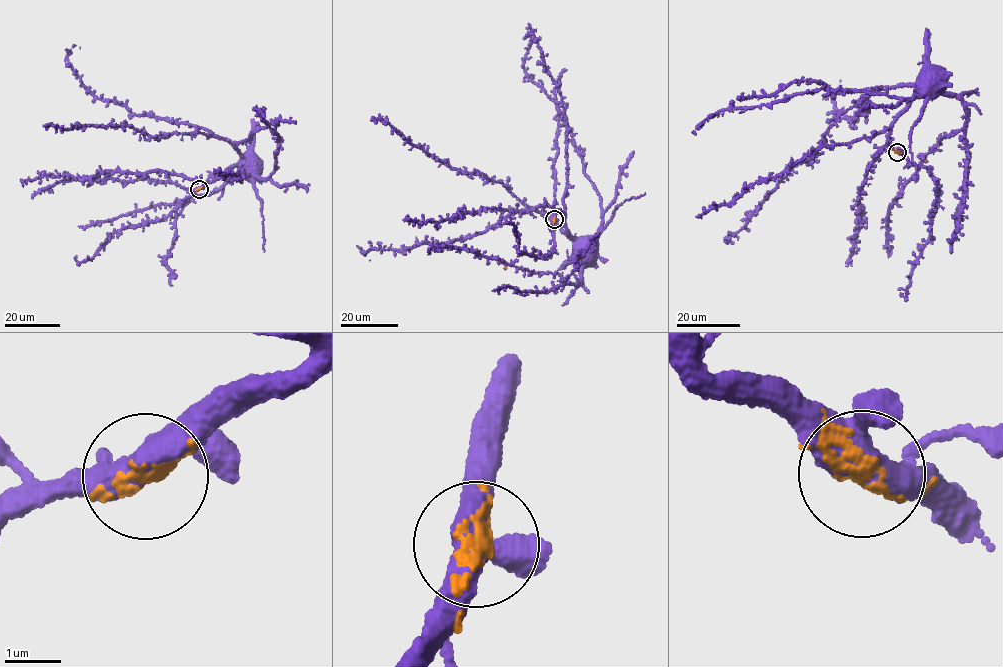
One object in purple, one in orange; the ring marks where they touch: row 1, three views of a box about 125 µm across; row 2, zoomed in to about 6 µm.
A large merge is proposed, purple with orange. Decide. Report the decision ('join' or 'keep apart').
join

